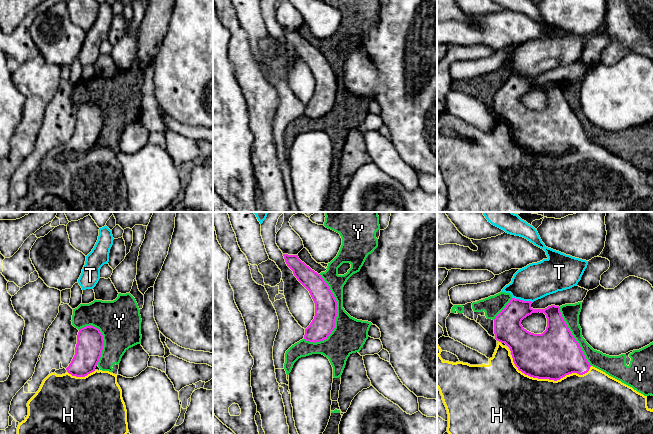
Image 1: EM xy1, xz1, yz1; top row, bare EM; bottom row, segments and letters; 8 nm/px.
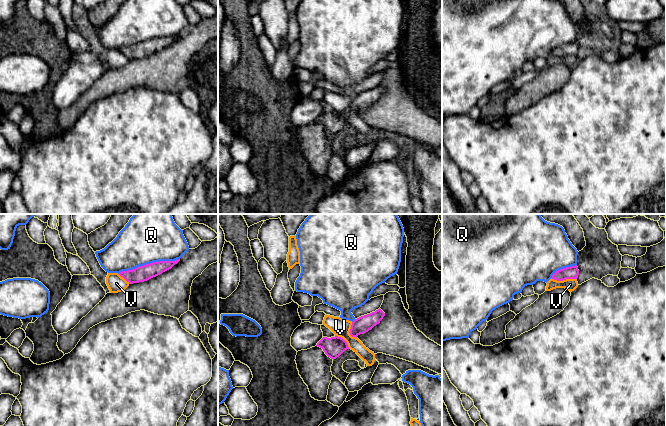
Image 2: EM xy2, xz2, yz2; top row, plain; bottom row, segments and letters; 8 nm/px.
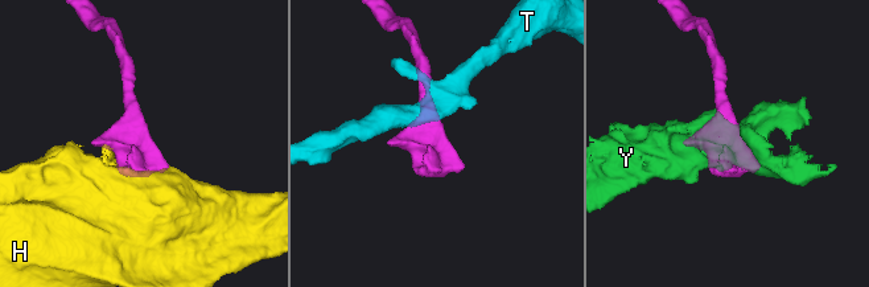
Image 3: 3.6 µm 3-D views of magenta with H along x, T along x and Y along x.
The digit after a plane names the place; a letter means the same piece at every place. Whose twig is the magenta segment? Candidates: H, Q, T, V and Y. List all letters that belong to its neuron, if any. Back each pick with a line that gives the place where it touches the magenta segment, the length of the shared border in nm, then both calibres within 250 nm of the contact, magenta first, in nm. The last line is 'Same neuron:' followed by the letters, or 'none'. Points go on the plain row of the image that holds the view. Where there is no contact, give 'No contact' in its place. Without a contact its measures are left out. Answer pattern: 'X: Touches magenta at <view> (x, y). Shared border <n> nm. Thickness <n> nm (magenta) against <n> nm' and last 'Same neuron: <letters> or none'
H: Touches magenta at yz1 (548, 154). Shared border 650 nm. Thickness 400 nm (magenta) against 480 nm
Same neuron: H

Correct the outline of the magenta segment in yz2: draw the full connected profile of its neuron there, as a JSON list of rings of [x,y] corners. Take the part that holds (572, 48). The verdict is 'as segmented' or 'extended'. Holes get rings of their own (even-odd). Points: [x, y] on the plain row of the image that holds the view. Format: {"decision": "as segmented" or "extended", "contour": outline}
{"decision": "as segmented", "contour": [[[575,41],[575,42],[566,43],[556,47],[552,51],[552,55],[557,57],[563,57],[566,55],[577,55],[578,51],[579,51],[579,46],[577,41]]]}

